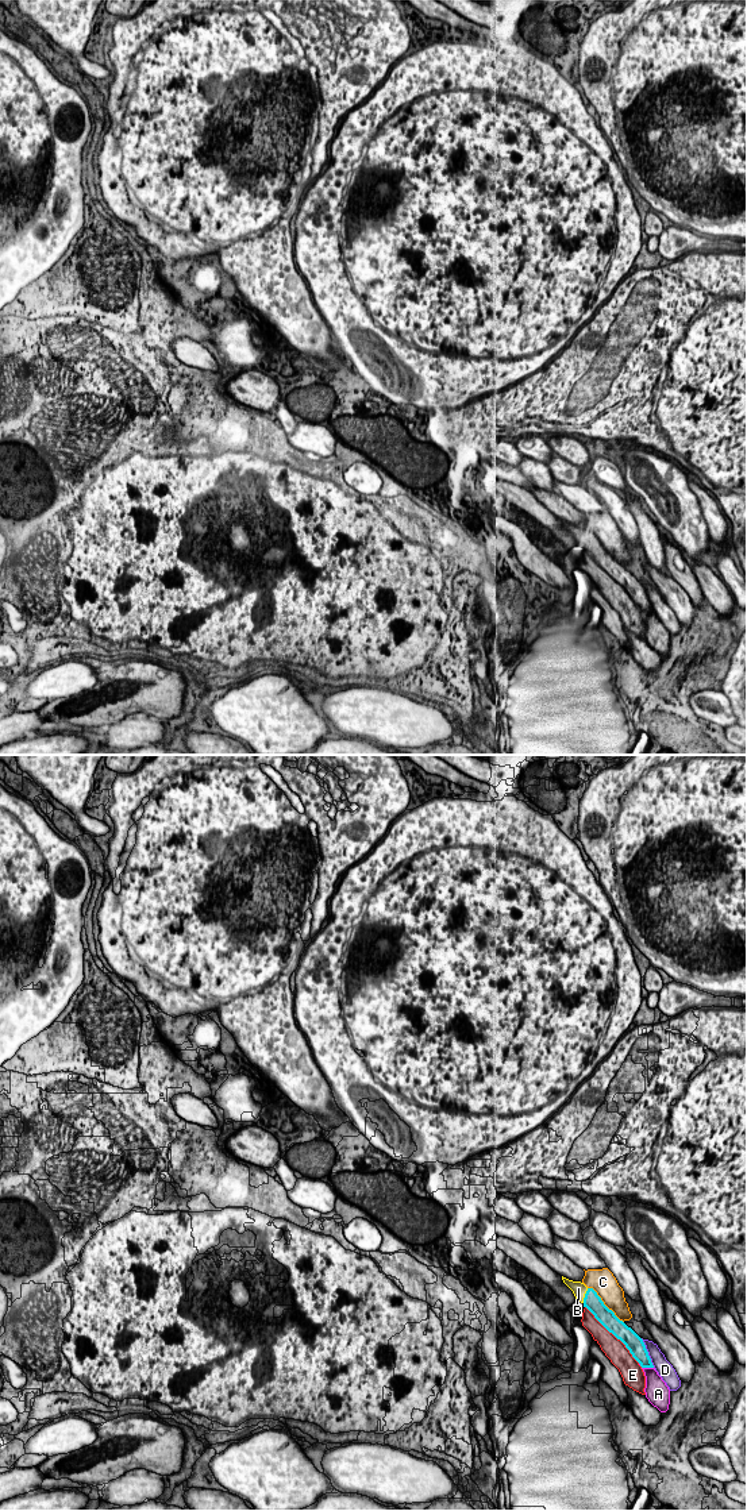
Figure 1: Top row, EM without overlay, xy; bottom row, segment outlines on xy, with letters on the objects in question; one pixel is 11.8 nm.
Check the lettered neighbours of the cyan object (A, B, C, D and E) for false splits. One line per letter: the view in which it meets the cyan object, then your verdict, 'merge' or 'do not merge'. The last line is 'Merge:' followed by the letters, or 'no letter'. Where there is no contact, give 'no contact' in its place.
A: xy | do not merge
B: xy | merge
C: xy | do not merge
D: xy | do not merge
E: xy | do not merge
Merge: B

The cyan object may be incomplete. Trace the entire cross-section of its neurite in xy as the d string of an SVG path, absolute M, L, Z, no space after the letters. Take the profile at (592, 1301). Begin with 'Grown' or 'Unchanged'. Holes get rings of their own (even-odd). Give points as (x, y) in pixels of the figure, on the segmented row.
Grown. M563 1276L562 1280L573 1291L575 1302L581 1302L609 1333L620 1340L642 1368L654 1368L643 1340L604 1304L593 1288Z

